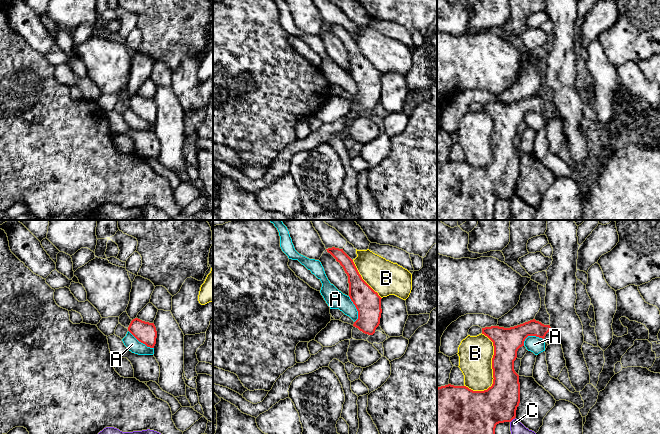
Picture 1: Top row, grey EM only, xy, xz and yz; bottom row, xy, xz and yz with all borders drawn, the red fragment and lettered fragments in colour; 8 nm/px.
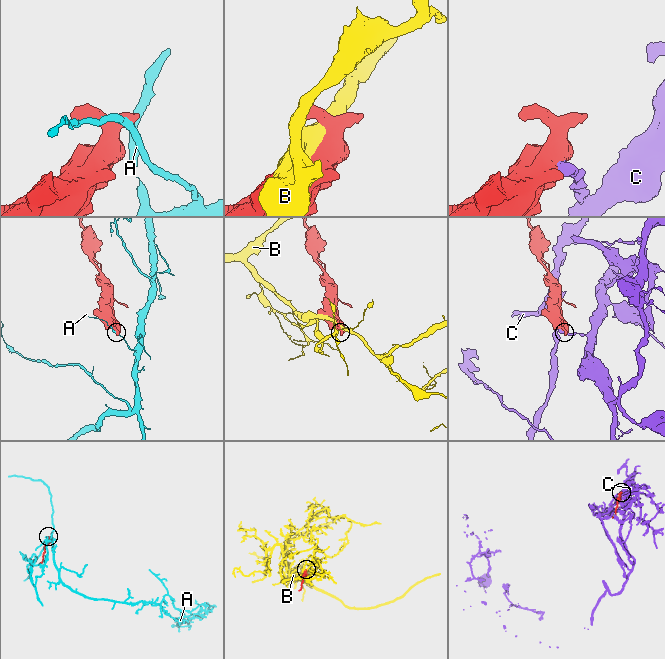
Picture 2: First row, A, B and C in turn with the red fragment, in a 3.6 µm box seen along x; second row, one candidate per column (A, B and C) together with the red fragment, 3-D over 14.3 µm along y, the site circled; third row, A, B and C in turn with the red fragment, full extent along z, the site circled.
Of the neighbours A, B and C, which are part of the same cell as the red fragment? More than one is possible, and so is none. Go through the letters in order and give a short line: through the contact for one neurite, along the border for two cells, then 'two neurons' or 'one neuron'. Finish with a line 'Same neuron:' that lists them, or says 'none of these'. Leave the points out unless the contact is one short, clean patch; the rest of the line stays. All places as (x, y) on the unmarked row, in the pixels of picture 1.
A: one neuron
B: two neurons
C: two neurons
Same neuron: A

